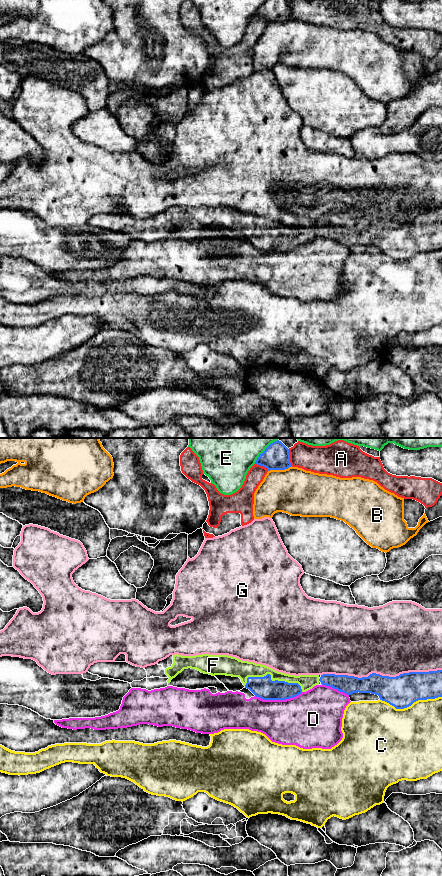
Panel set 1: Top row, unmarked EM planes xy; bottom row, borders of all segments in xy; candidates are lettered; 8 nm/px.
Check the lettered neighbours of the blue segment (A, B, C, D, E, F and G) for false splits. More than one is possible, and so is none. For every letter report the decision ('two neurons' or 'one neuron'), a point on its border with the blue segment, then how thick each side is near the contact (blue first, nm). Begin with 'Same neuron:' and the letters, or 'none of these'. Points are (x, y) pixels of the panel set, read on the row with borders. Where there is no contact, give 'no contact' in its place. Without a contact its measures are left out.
Same neuron: F
A: two neurons; contact xy (289, 457); calibres 220 and 220 nm
B: two neurons; contact xy (279, 469); calibres 220 and 380 nm
C: two neurons; contact xy (410, 705); calibres 260 and 480 nm
D: two neurons; contact xy (278, 699); calibres 180 and 400 nm
E: two neurons; contact xy (265, 450); calibres 220 and 440 nm
F: one neuron; contact xy (270, 679); calibres 180 and 140 nm
G: two neurons; contact xy (381, 675); calibres 260 and 500 nm

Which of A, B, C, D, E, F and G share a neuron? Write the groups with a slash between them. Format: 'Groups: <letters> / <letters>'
Groups: A / B / C / D / E / F / G

